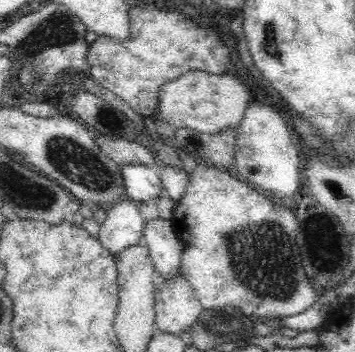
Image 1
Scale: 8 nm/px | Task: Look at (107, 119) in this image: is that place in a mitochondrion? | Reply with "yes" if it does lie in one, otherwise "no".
yes

